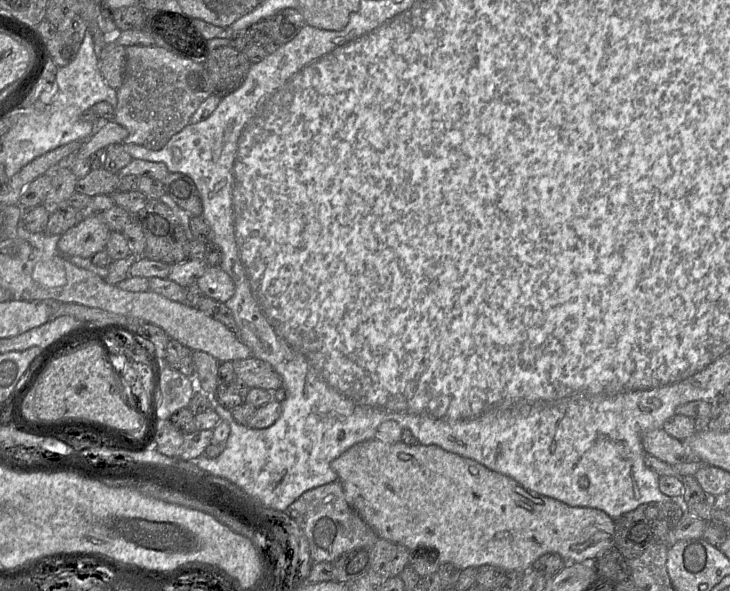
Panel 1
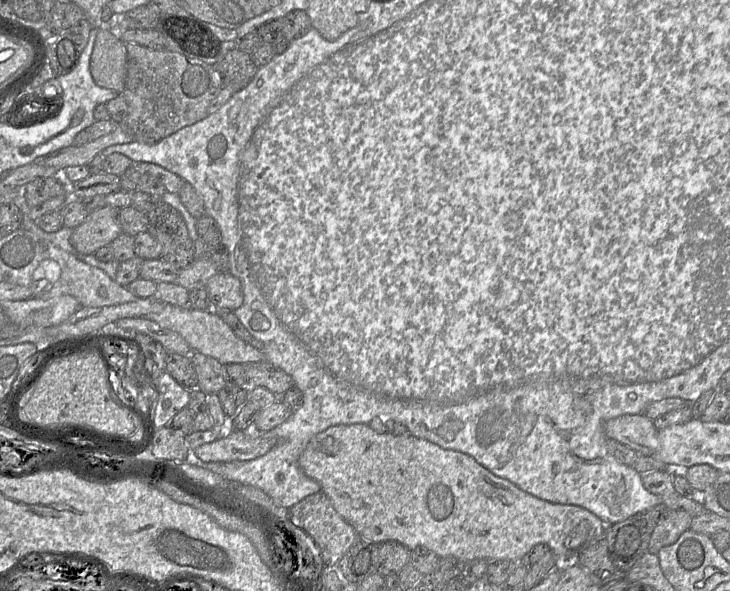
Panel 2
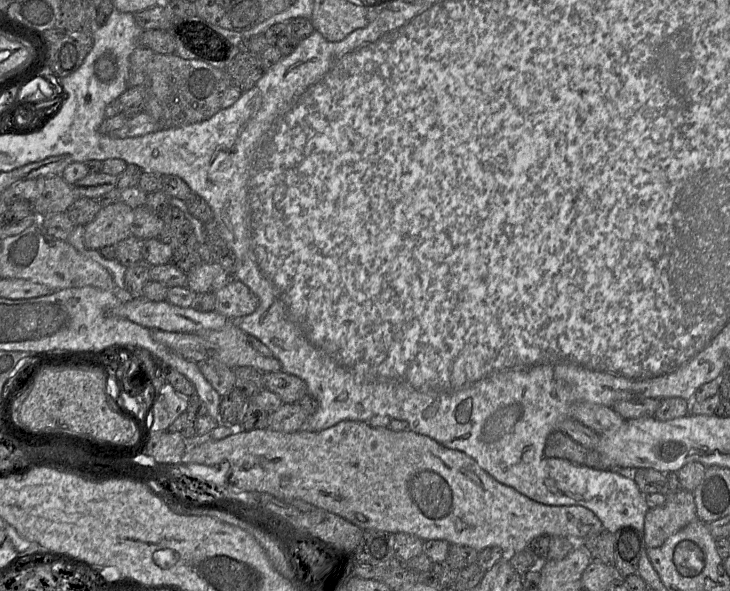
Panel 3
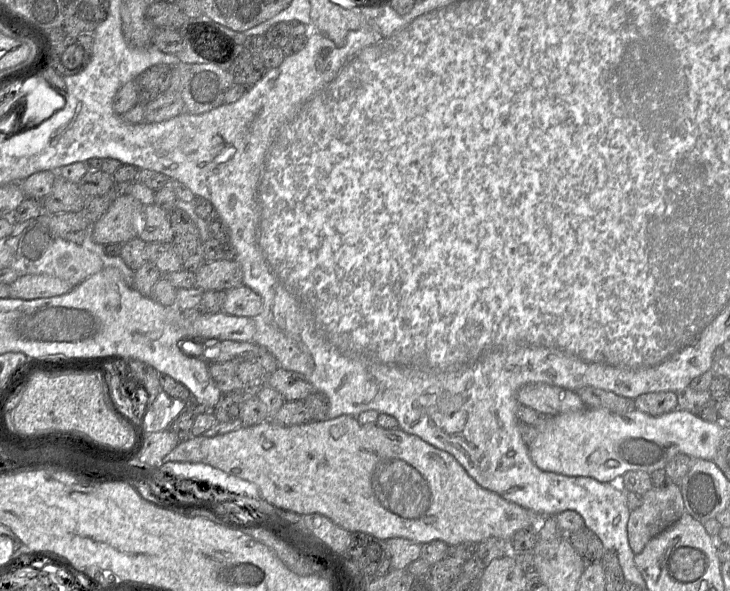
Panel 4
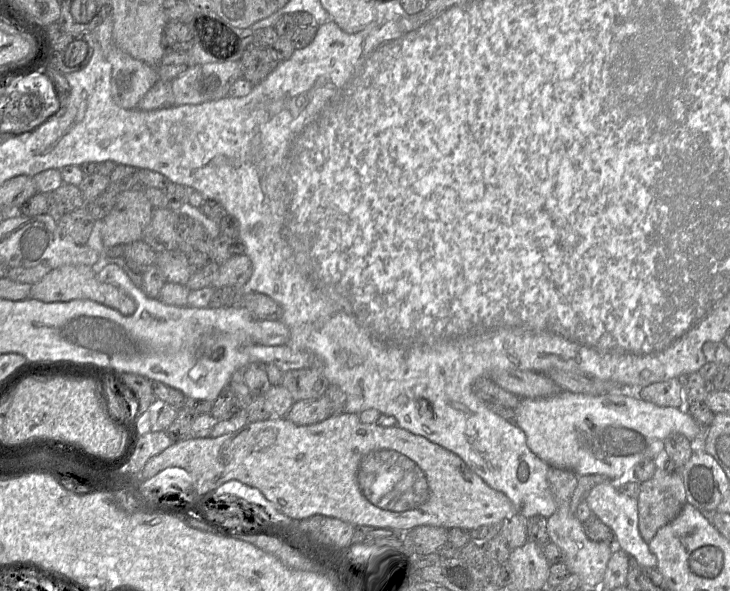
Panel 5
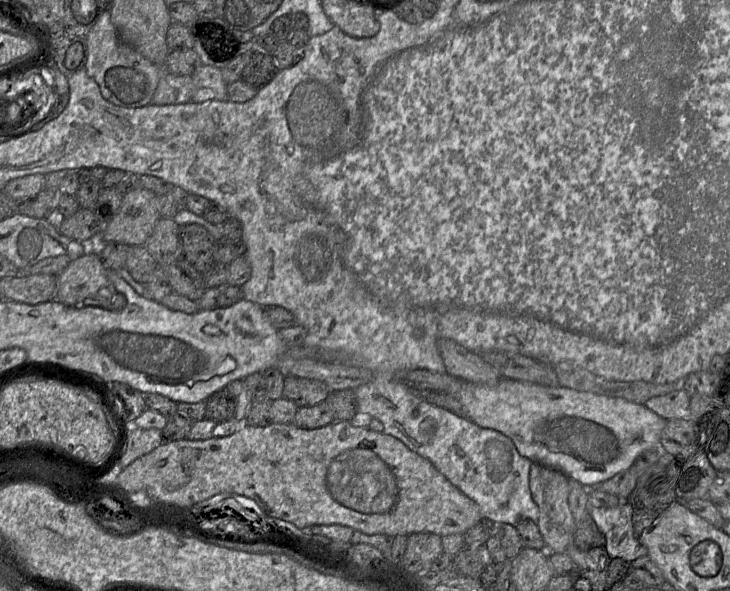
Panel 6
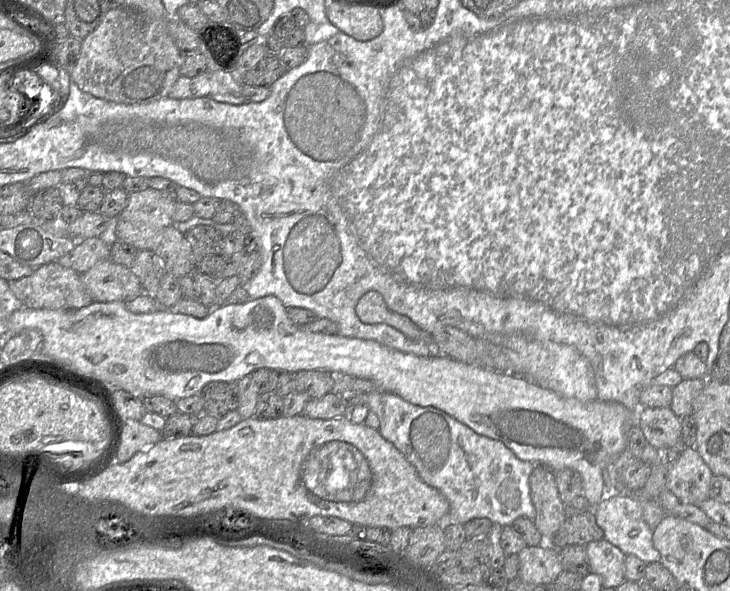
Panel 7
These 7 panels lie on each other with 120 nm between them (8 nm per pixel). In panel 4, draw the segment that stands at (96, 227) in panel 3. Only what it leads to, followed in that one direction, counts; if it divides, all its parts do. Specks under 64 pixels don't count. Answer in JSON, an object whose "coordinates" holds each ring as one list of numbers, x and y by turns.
{"coordinates":[[132,195,114,199,107,211,92,224,93,240,102,245,124,244,138,237,144,207]]}

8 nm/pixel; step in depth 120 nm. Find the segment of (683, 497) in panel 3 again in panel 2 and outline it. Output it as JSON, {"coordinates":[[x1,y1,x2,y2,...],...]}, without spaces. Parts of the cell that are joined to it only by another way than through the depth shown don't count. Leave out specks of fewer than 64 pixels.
{"coordinates":[[666,510,650,538,648,552,658,553,663,547,675,543,680,535,690,529,693,516,684,510]]}

